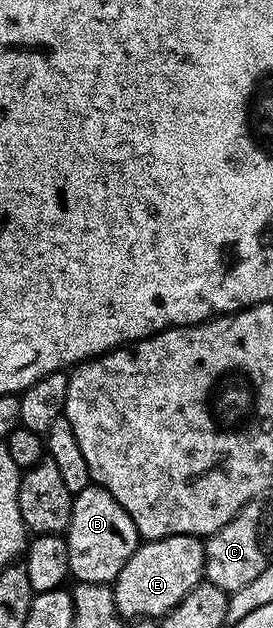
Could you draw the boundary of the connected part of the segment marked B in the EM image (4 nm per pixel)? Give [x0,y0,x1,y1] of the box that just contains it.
[65,485,140,584]

